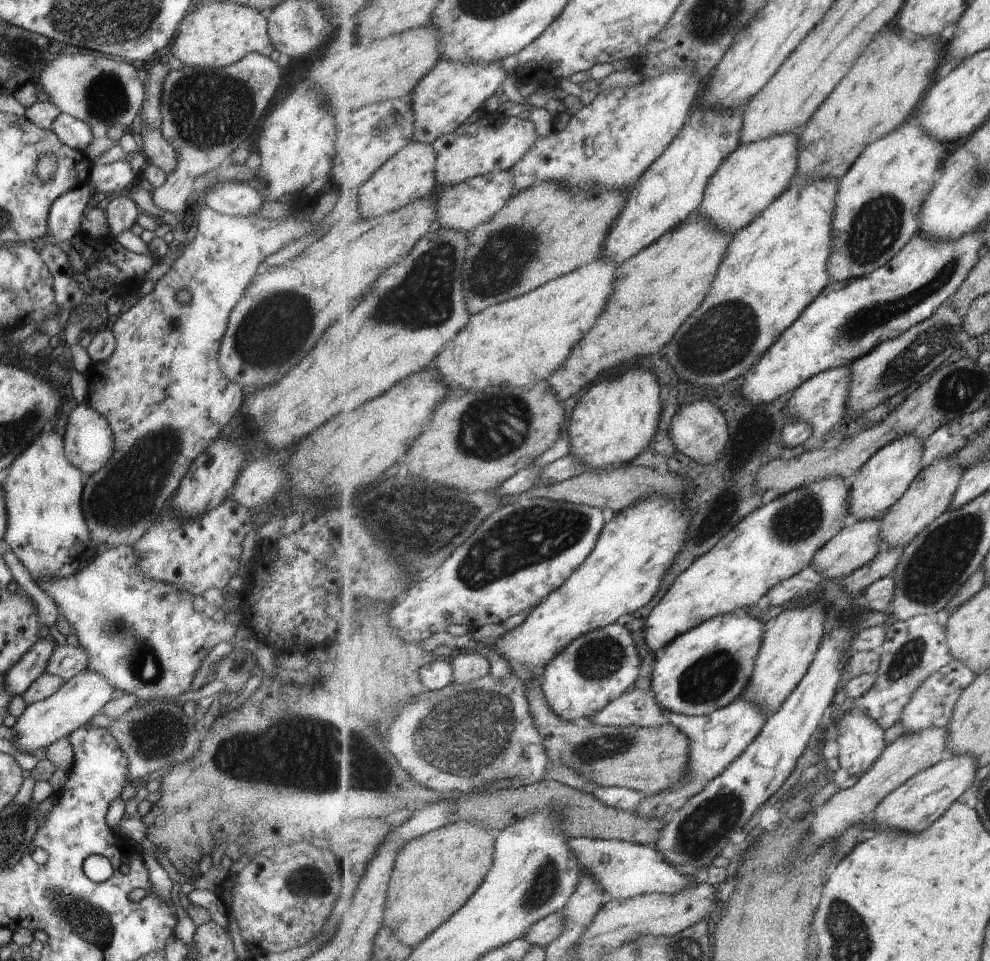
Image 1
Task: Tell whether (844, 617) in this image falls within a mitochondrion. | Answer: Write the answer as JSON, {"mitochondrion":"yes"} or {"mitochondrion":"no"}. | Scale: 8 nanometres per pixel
{"mitochondrion":"no"}

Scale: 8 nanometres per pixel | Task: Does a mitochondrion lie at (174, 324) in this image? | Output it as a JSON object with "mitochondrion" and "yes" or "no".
{"mitochondrion":"no"}

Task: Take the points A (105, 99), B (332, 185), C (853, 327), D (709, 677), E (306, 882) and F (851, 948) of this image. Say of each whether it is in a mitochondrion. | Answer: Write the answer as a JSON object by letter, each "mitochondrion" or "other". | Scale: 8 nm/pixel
{"A":"mitochondrion","B":"other","C":"mitochondrion","D":"mitochondrion","E":"mitochondrion","F":"mitochondrion"}

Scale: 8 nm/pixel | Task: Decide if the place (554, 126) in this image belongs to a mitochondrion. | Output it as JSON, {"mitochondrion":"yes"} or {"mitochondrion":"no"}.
{"mitochondrion":"no"}

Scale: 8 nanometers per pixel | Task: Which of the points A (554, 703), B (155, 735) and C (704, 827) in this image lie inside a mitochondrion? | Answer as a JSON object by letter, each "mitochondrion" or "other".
{"A":"other","B":"mitochondrion","C":"mitochondrion"}

